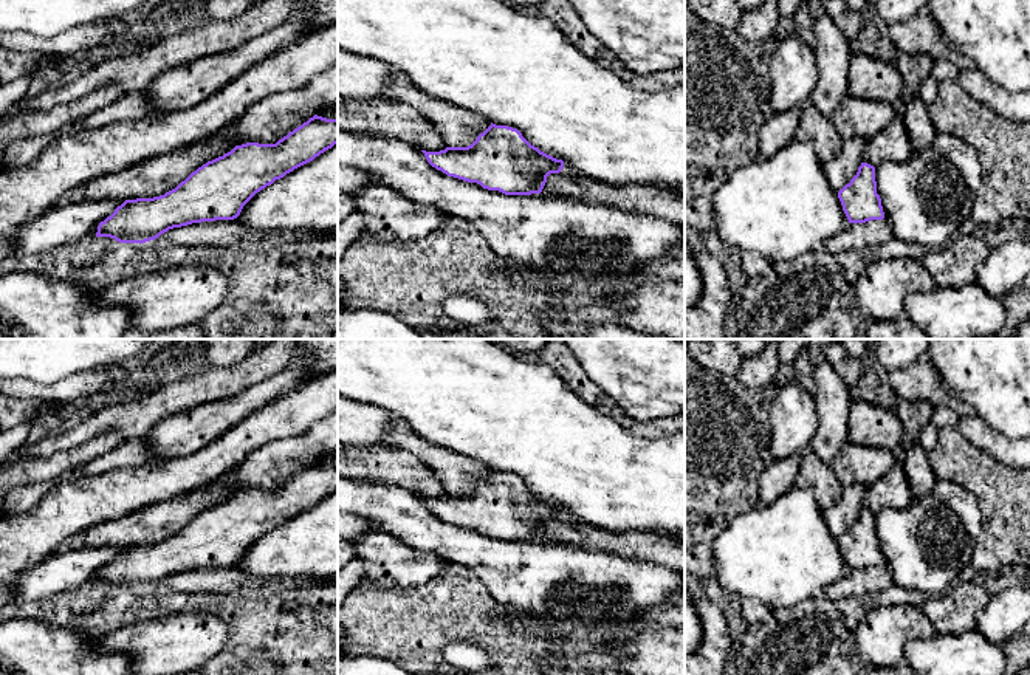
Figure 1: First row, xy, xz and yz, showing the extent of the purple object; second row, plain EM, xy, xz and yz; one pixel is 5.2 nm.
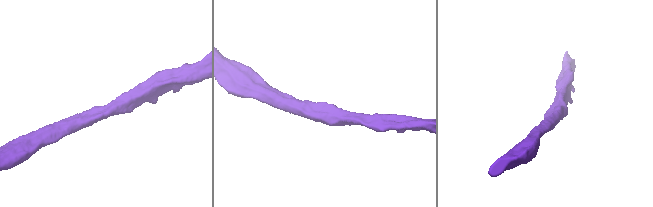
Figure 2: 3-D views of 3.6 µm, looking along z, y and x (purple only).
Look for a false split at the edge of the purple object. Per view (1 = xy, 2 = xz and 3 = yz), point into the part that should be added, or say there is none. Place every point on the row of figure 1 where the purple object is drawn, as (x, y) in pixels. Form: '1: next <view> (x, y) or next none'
1: next none
2: next none
3: next none

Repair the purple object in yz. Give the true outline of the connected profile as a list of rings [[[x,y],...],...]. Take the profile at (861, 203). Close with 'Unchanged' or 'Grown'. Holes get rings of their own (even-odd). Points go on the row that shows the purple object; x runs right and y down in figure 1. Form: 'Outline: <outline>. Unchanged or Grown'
Outline: [[[861,163],[857,175],[839,192],[838,198],[849,223],[883,220],[881,198],[877,194],[875,167]]]. Unchanged

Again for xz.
Outline: [[[493,122],[468,147],[421,152],[432,167],[448,176],[505,195],[541,194],[547,176],[564,167],[562,159],[531,146],[517,128]]]. Unchanged

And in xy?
Outline: [[[314,115],[276,144],[246,142],[208,161],[175,189],[153,198],[125,200],[99,223],[96,237],[110,237],[119,243],[146,243],[173,228],[201,221],[234,220],[243,206],[262,189],[294,169],[313,161],[338,144],[338,119]]]. Unchanged

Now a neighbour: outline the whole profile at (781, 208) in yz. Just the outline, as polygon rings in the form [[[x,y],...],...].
[[[791,139],[771,158],[730,173],[712,207],[723,243],[771,262],[821,248],[849,224],[812,141]]]

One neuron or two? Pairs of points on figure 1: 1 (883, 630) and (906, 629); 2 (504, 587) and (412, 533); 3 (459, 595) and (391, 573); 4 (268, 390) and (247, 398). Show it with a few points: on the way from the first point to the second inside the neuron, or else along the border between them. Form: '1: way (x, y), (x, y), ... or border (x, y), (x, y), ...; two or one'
1: way (889, 629), (900, 629); one
2: way (487, 562), (471, 548), (437, 537); one
3: border (448, 564), (420, 584), (386, 589); two
4: way (264, 392), (251, 398); one

